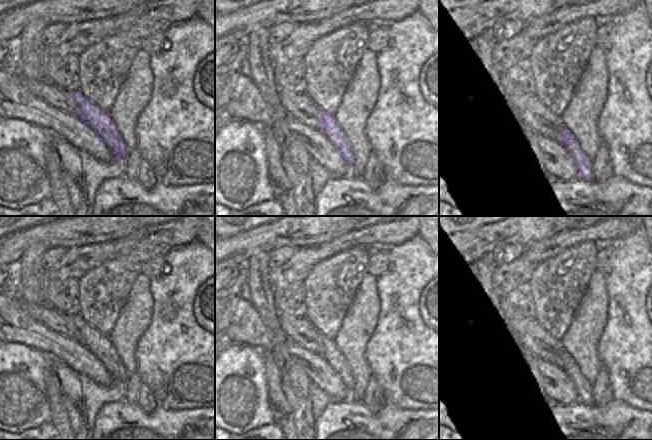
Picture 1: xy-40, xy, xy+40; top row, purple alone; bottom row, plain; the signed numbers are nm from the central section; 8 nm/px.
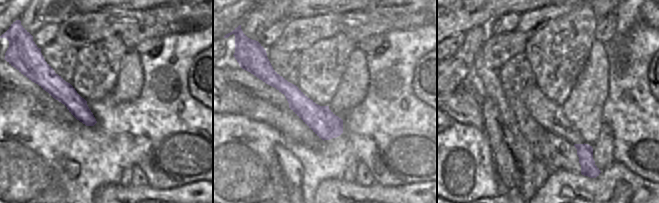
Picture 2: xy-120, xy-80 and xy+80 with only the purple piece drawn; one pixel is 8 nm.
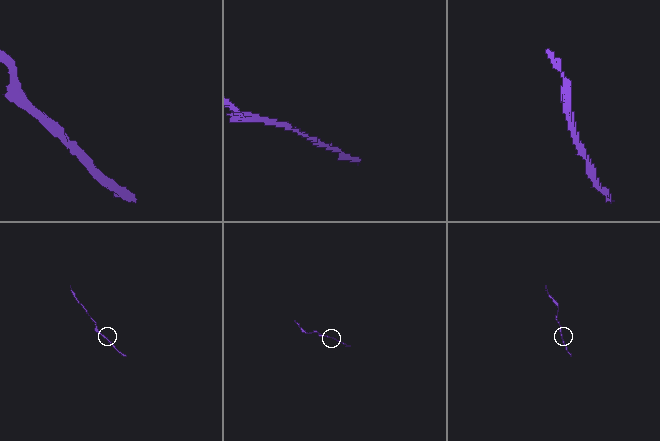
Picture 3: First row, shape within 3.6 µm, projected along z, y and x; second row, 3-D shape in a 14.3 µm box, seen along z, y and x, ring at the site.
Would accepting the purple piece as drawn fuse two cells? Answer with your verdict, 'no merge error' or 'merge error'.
no merge error

